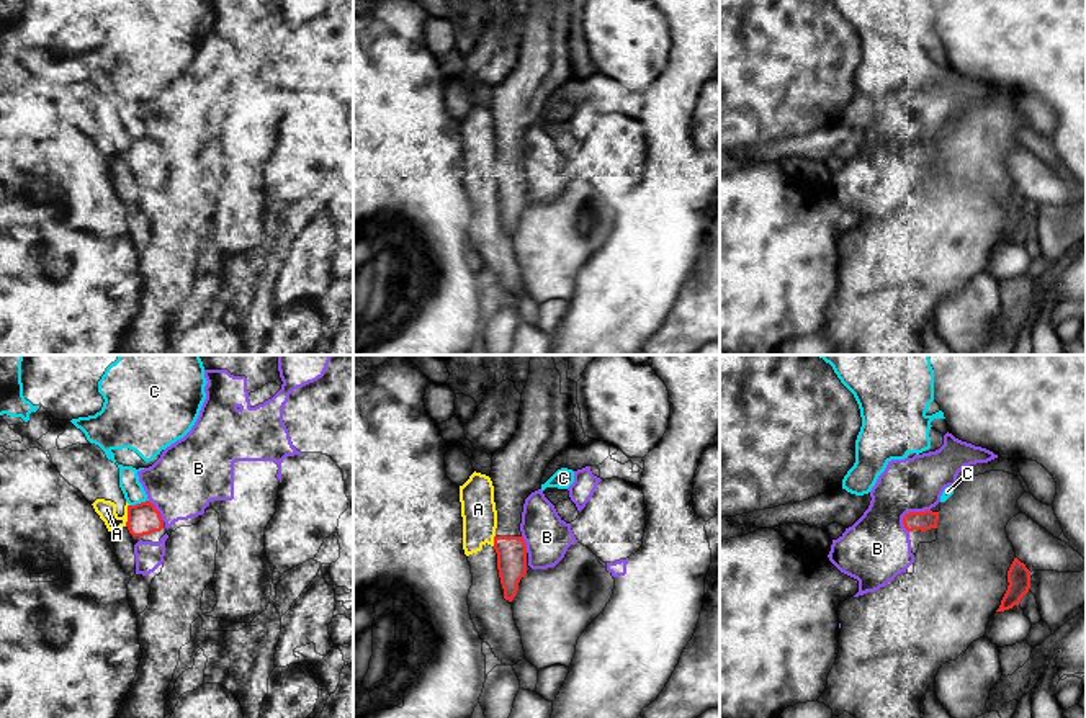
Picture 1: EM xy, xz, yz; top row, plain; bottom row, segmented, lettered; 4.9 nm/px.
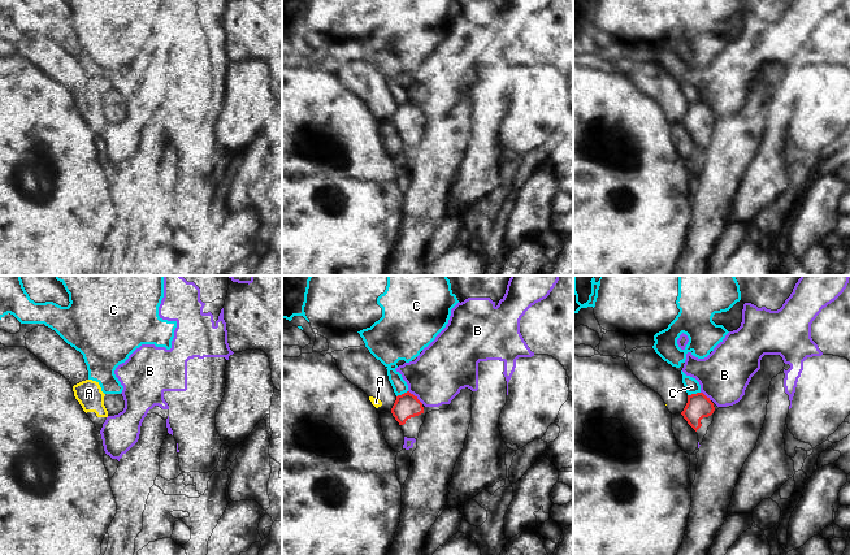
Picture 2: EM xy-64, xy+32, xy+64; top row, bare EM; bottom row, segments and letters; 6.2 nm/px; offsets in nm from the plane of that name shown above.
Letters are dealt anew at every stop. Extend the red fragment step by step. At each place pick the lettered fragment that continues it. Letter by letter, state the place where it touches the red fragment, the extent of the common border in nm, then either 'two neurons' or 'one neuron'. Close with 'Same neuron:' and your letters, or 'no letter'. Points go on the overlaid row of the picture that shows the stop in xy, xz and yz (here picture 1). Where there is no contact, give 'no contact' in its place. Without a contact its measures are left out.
A: meets red in xy at (128, 516); contact 110 nm long; two neurons
B: meets red in yz at (911, 512); contact 160 nm long; two neurons
C: meets red in xy at (138, 504); contact 100 nm long; two neurons
Same neuron: no letter

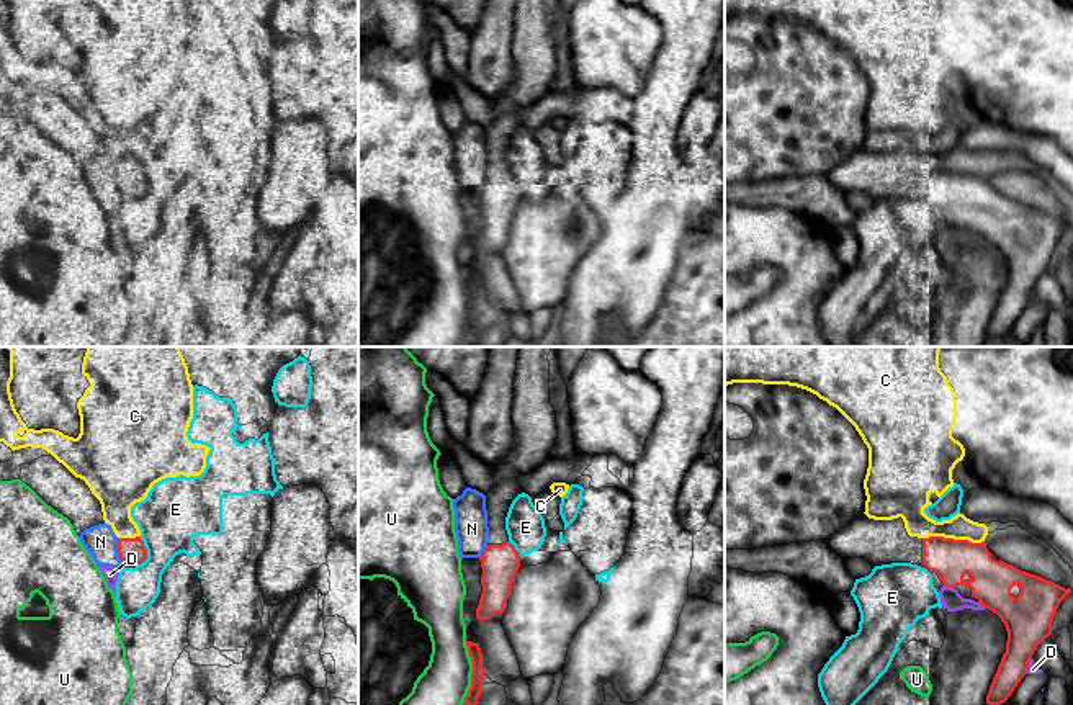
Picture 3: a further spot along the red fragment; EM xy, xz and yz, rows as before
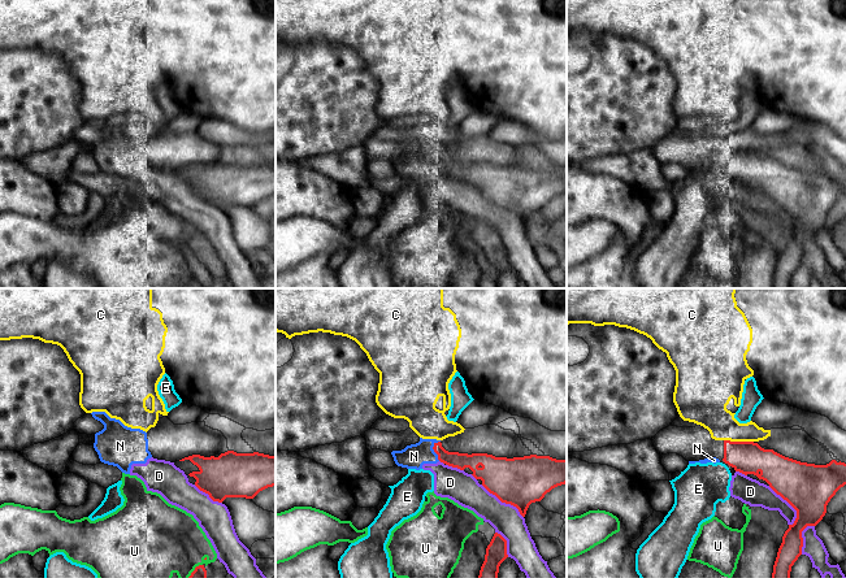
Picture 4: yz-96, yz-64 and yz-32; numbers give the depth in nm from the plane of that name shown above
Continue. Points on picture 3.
C: meets red in yz at (952, 538); contact 300 nm long; two neurons
D: meets red in yz at (949, 586); contact 60 nm long; two neurons
E: meets red in xy at (146, 552); contact 140 nm long; two neurons
N: meets red in xy at (118, 552); contact 140 nm long; two neurons
U: meets red in xz at (473, 673); contact 320 nm long; two neurons
Same neuron: no letter

